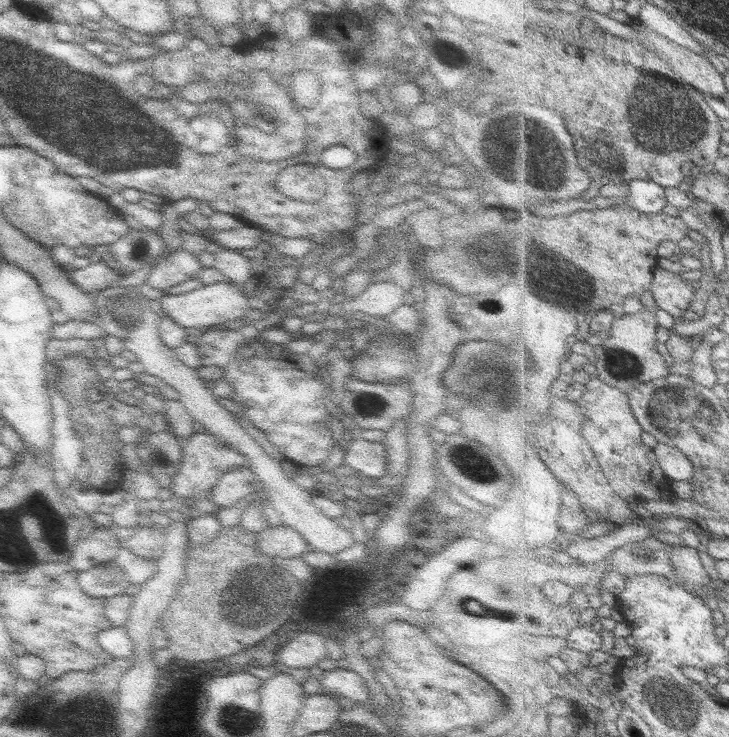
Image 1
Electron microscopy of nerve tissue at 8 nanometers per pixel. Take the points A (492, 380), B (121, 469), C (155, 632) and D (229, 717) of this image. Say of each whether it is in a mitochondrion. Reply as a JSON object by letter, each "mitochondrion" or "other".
{"A":"mitochondrion","B":"other","C":"other","D":"mitochondrion"}

